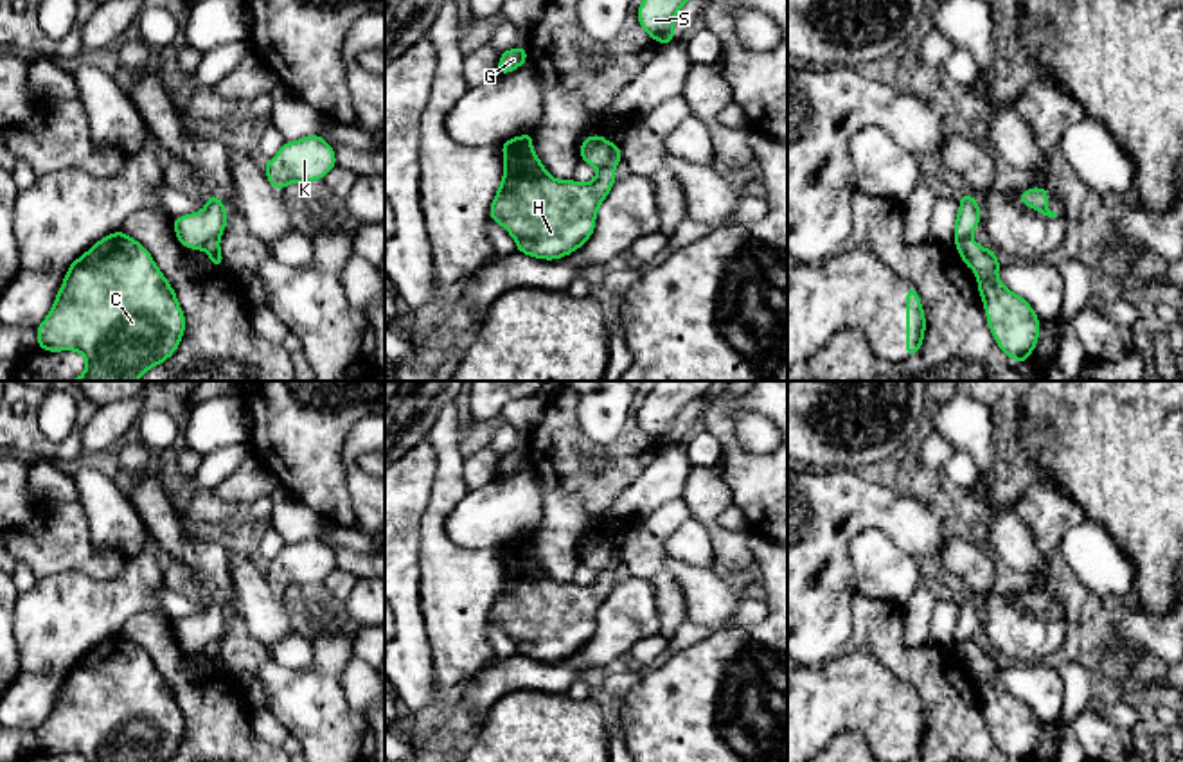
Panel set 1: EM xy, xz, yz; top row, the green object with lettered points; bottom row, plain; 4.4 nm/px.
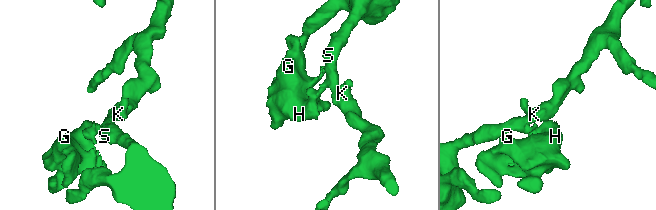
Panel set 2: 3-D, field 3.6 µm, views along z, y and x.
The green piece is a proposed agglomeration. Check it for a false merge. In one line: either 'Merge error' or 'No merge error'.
Merge error

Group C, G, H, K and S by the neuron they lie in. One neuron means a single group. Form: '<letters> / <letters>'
C G H / K S

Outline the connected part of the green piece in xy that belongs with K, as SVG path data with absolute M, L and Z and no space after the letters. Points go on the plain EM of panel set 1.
M320 537L286 545L279 555L264 566L266 580L273 591L282 593L291 584L315 584L334 572L336 559L329 545Z

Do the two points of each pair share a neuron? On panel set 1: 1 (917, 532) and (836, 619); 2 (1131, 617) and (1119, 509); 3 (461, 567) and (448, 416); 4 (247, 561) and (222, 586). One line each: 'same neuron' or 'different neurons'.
1: same neuron
2: different neurons
3: same neuron
4: different neurons

